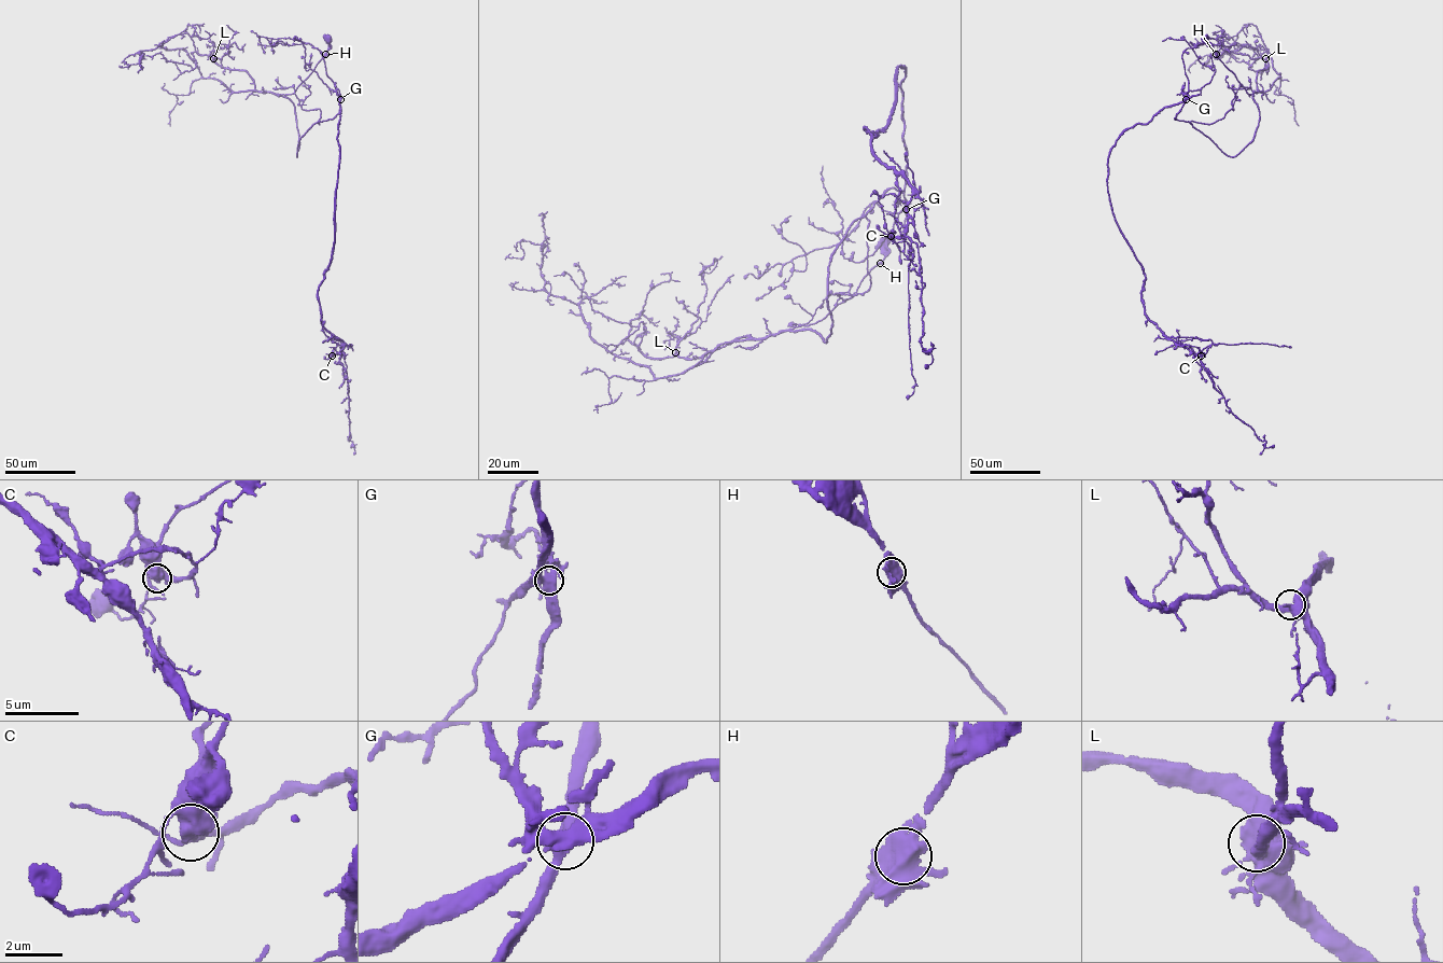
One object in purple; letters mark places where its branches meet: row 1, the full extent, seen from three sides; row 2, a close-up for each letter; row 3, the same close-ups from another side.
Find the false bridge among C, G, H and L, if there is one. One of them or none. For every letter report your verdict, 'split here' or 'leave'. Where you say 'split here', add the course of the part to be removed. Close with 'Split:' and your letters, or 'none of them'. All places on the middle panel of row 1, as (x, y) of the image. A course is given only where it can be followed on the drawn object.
C: leave
G: split here | (906, 209), (899, 66), (888, 121), (865, 127), (912, 189), (926, 368)
H: leave
L: leave
Split: G

